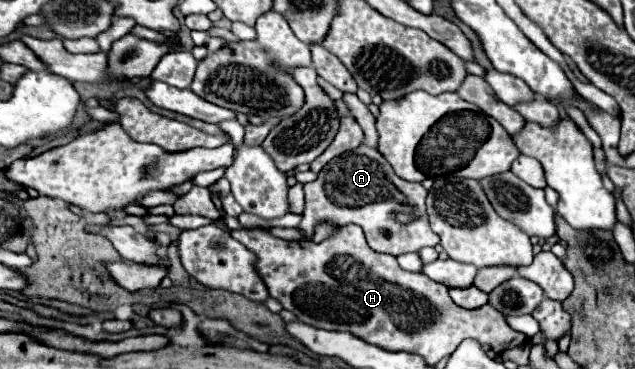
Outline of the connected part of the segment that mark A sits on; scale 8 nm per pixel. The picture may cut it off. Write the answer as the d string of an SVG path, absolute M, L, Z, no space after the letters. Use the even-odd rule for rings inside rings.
M364 143L326 163L318 173L318 179L304 185L304 193L306 209L298 225L304 239L314 237L314 227L318 223L332 223L338 227L356 223L364 229L366 241L376 253L398 257L402 253L438 245L438 235L428 225L424 205L428 191L422 183L400 179L378 149Z

